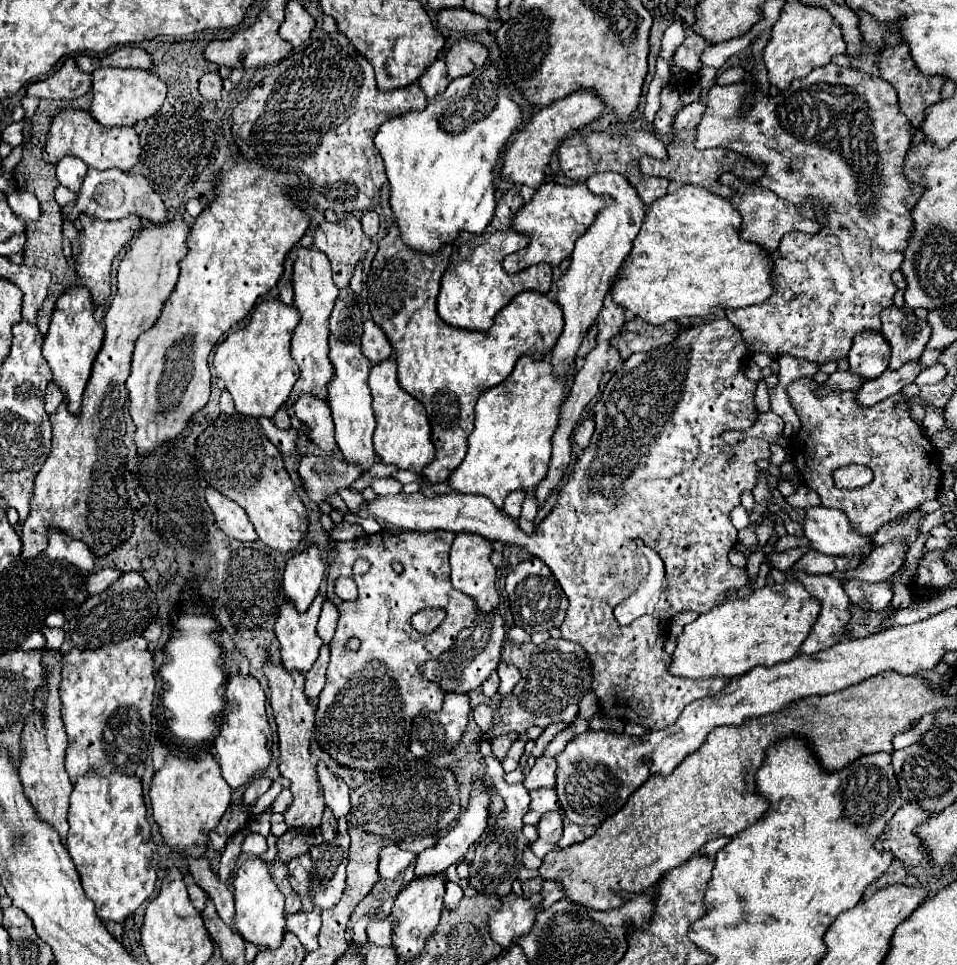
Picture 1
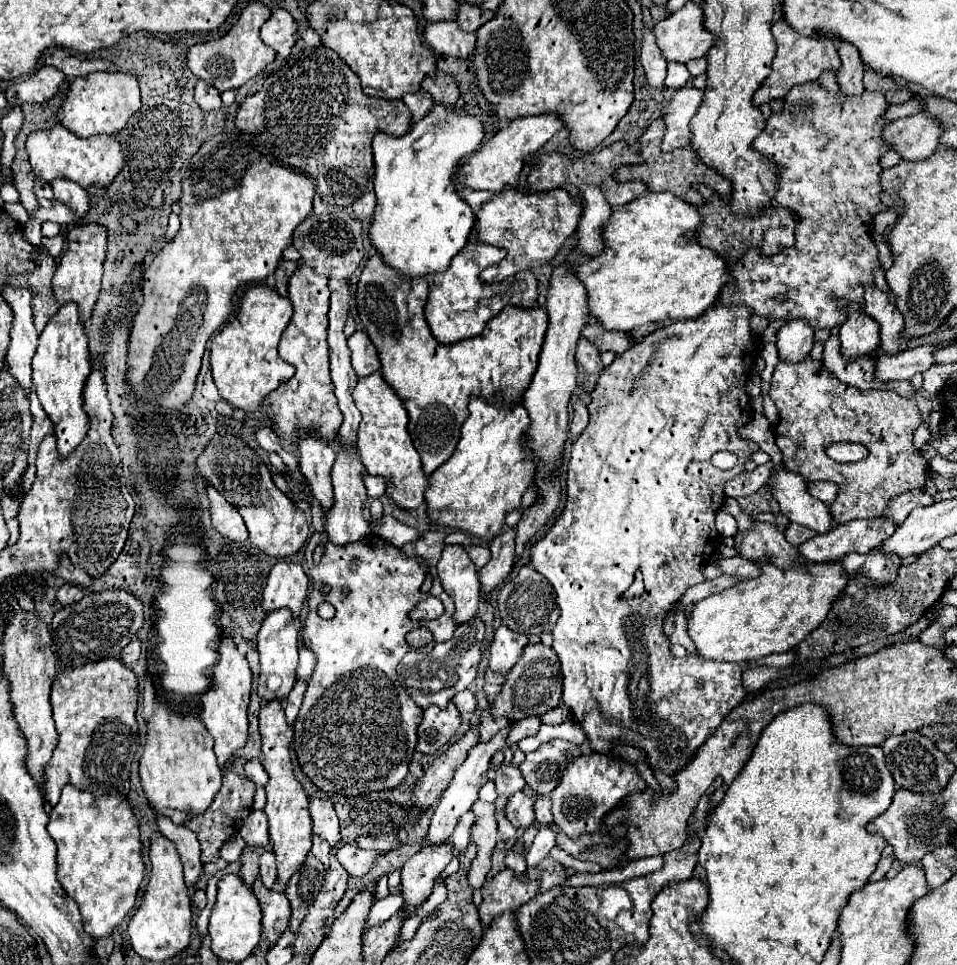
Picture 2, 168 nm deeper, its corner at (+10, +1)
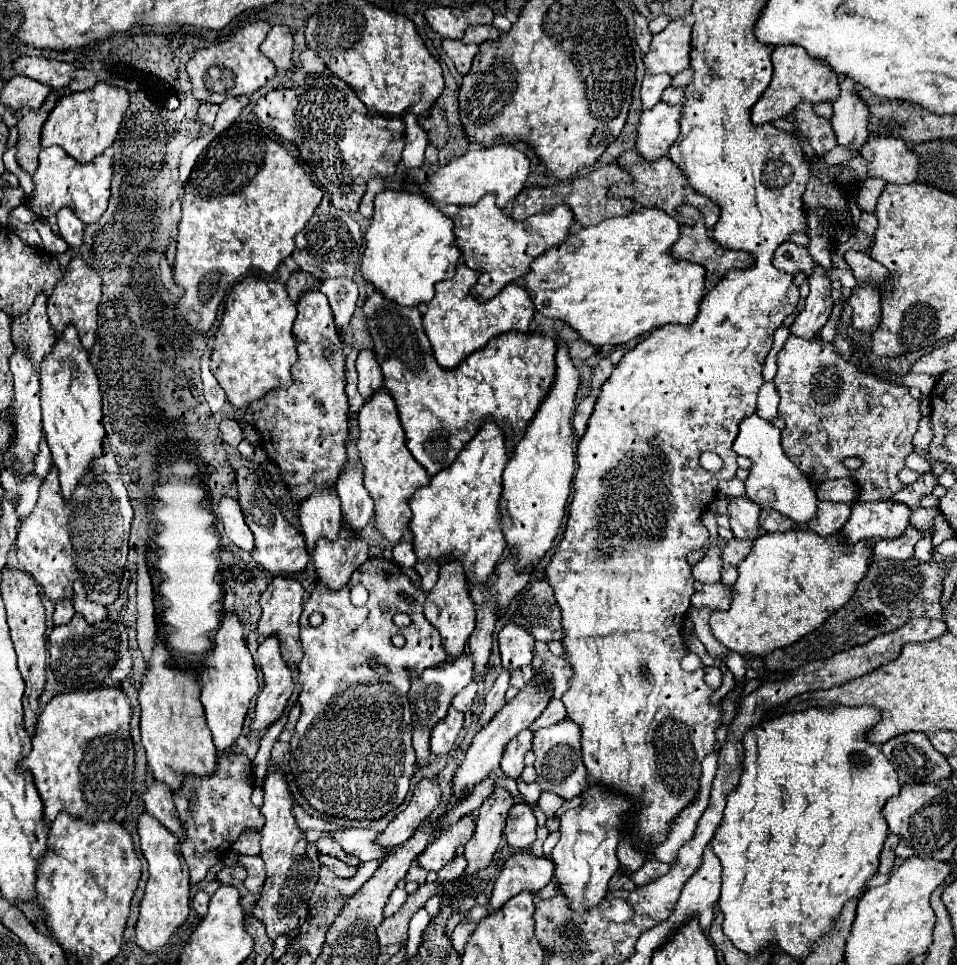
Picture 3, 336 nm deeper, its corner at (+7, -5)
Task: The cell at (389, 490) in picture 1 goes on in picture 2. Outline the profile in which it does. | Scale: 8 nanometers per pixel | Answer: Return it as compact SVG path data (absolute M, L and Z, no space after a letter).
M336 436L330 446L336 452L336 462L332 466L332 486L334 486L334 508L328 516L326 522L326 534L330 538L330 542L334 544L348 544L348 542L358 542L364 536L370 534L368 522L363 516L368 496L366 496L366 486L362 480L362 474L366 472L360 456L358 456L358 448L356 446L348 446L340 436Z

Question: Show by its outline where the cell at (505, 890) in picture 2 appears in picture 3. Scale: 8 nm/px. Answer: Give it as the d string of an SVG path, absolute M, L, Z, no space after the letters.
M533 850L513 852L499 872L491 896L491 908L501 908L509 898L525 890L541 890L553 878L553 862L545 856L535 856Z

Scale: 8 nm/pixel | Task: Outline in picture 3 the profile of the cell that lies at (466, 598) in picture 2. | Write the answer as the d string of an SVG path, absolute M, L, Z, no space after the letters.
M451 560L449 564L443 564L439 568L439 580L427 592L427 602L423 604L423 616L439 630L441 642L447 652L447 662L459 658L461 652L465 652L465 644L475 628L475 606L471 602L469 588L465 588L465 574L461 572L461 564L457 564L457 560Z

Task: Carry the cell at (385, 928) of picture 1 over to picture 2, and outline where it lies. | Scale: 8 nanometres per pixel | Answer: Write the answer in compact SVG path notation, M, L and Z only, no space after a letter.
M388 894L386 898L374 902L374 906L370 908L370 914L366 918L366 928L374 928L374 926L382 926L386 920L390 920L398 910L402 908L402 896L396 894Z

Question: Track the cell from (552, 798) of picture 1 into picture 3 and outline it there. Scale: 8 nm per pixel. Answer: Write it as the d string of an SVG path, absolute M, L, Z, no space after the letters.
M515 804L505 826L505 842L511 848L527 848L535 842L537 820L529 804Z

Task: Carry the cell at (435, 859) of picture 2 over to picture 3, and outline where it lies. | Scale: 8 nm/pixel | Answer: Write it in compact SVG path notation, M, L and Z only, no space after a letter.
M467 814L457 824L443 830L433 840L433 844L429 844L429 848L425 848L425 852L421 852L421 856L417 856L417 864L429 872L441 870L445 864L449 864L453 860L457 848L469 842L473 832L475 832L475 816Z

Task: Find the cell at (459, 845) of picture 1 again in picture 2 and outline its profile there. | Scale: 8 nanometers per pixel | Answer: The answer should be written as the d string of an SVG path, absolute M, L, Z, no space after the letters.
M510 726L504 728L504 730L500 730L498 736L492 738L490 742L486 742L486 744L484 744L484 742L478 742L478 744L468 752L468 758L458 766L458 770L454 772L454 778L452 778L450 786L448 786L446 792L442 794L438 806L434 808L432 822L430 822L430 830L428 830L428 836L426 836L428 846L438 848L438 846L446 844L446 842L450 840L450 836L452 836L456 824L460 822L462 814L466 814L466 812L472 808L472 804L478 800L478 792L480 792L480 788L486 784L486 780L488 780L488 778L486 778L486 772L488 772L488 768L490 768L490 758L492 758L494 752L498 752L498 750L504 746L504 740L506 740L508 730L510 730Z

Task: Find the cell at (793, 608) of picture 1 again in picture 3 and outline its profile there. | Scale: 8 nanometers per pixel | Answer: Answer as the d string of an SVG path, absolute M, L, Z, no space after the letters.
M807 528L803 530L789 530L789 532L773 532L773 534L763 534L761 538L753 540L753 546L751 546L751 552L737 564L737 580L733 584L733 596L731 596L731 606L729 610L725 612L711 612L711 630L713 634L717 636L717 640L721 640L729 650L733 652L749 652L749 654L755 654L755 656L765 656L769 652L773 652L775 648L785 648L785 646L791 646L793 642L797 642L799 638L803 638L805 634L813 632L815 628L819 628L833 612L837 612L841 606L845 606L849 602L849 596L855 594L857 590L857 584L859 580L863 580L863 576L867 574L867 566L869 566L869 560L871 560L871 542L869 540L861 540L859 544L851 544L847 542L847 538L837 532L837 534L831 534L831 536L819 536Z

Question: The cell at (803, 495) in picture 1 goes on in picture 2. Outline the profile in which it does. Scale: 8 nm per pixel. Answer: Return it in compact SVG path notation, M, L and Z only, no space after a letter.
M808 482L806 488L814 498L822 500L824 504L830 504L836 498L836 492L838 492L838 488L832 482Z

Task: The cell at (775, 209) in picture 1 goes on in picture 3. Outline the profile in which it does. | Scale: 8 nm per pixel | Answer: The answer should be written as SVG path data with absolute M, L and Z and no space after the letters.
M681 206L679 214L693 220L693 226L681 226L679 240L671 246L671 256L675 260L687 260L701 264L707 274L707 282L715 284L727 270L747 268L753 262L753 256L747 252L733 252L719 248L701 220L701 212L693 206Z

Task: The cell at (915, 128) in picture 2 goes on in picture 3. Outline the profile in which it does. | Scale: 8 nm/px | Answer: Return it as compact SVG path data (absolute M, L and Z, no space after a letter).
M873 138L865 142L861 152L867 162L867 176L881 178L889 184L911 184L917 178L919 158L897 138Z

